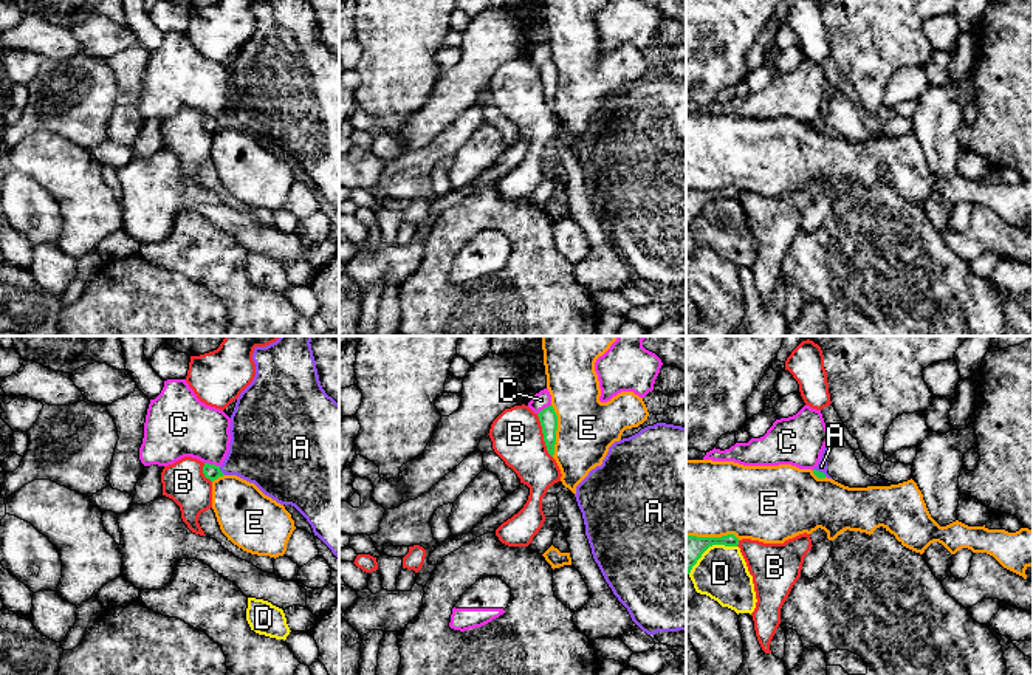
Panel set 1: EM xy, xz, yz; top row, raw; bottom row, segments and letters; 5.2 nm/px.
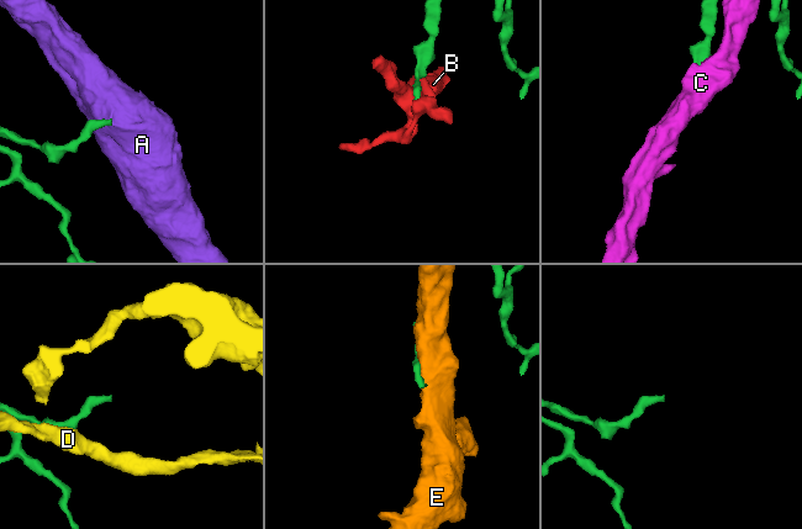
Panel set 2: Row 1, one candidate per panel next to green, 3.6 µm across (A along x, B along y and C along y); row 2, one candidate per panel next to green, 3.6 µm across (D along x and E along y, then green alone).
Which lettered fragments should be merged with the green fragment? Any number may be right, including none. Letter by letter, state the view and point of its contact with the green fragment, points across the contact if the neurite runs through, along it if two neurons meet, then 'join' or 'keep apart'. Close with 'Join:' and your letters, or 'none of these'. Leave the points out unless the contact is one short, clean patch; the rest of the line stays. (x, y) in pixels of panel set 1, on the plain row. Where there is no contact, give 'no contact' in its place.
A: contact xy (220, 124); border xy (219, 119), (225, 127); keep apart
B: contact xz (544, 89); keep apart
C: contact xy (212, 118); keep apart
D: contact yz (710, 198); border yz (736, 198), (711, 198), (688, 226); keep apart
E: contact yz (713, 191); keep apart
Join: none of these

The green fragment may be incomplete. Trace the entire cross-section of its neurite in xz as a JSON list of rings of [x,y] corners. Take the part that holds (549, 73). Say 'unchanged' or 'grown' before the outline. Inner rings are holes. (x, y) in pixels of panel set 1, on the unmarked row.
unchanged | [[[553,59],[545,60],[537,67],[541,79],[542,79],[542,87],[544,87],[544,94],[547,99],[548,107],[553,110],[554,108],[554,98],[556,98],[556,84],[558,84],[558,68],[553,62]]]

